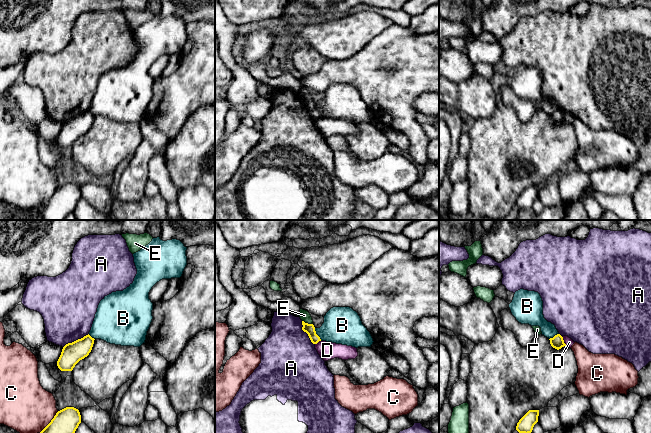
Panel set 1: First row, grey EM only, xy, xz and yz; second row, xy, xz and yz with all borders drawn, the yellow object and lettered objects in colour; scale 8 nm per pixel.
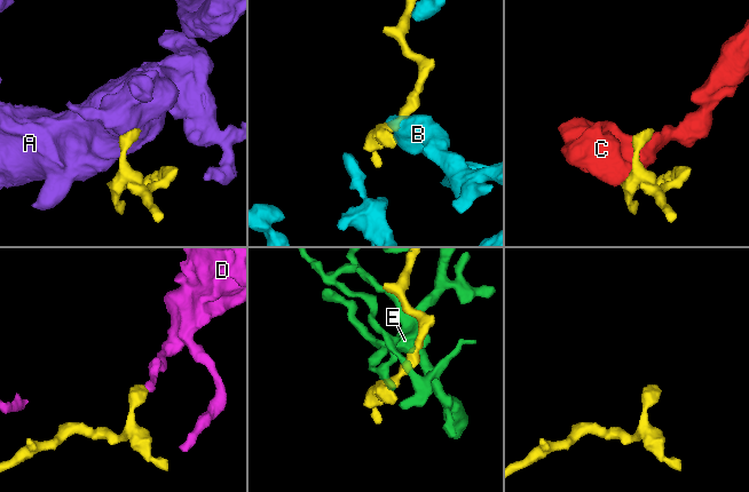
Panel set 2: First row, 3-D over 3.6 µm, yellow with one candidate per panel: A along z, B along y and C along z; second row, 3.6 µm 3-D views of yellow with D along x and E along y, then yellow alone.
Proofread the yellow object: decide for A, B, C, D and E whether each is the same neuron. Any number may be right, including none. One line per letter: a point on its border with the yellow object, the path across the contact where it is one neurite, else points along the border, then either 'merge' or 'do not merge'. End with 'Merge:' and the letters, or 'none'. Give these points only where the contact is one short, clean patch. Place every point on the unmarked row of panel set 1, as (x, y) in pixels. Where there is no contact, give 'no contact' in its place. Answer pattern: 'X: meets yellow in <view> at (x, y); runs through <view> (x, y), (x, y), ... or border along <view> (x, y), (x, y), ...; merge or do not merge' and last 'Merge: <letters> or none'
A: meets yellow in xy at (76, 116); border along xy (88, 109), (68, 118), (63, 123); do not merge
B: meets yellow in xz at (316, 110); border along xz (314, 104), (321, 116); do not merge
C: meets yellow in xy at (50, 198); do not merge
D: meets yellow in yz at (563, 117); border along yz (561, 112), (566, 121); do not merge
E: meets yellow in xz at (307, 99); do not merge
Merge: none

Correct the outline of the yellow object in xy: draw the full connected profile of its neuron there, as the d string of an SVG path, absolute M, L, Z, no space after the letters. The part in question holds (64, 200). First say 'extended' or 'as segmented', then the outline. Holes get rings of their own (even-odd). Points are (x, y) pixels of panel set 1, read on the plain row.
as segmented | M66 183L56 189L51 198L40 208L41 215L46 220L64 220L73 213L81 199L78 185Z

